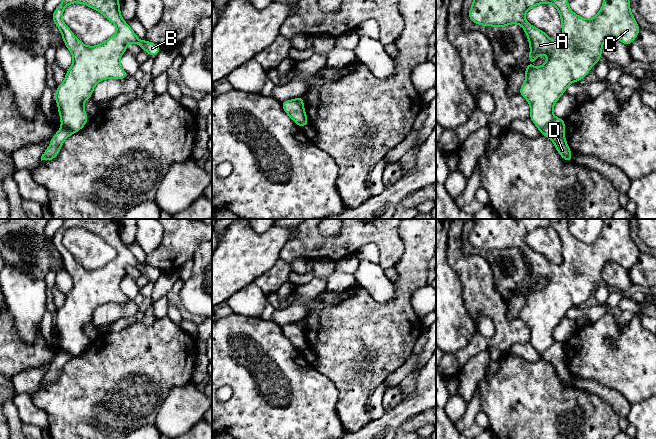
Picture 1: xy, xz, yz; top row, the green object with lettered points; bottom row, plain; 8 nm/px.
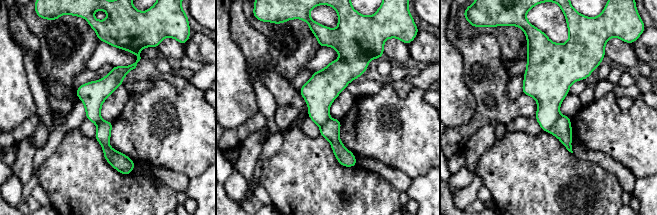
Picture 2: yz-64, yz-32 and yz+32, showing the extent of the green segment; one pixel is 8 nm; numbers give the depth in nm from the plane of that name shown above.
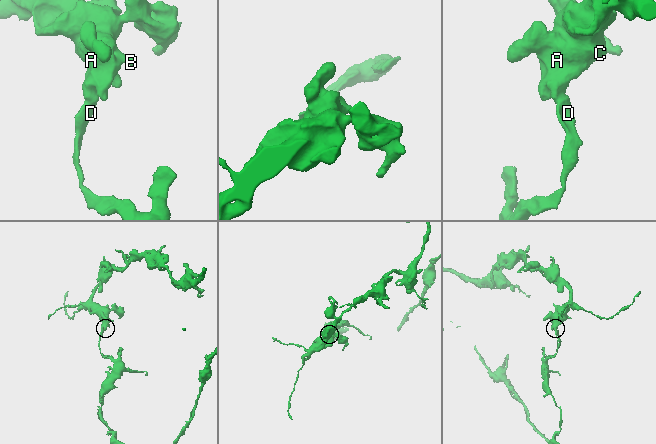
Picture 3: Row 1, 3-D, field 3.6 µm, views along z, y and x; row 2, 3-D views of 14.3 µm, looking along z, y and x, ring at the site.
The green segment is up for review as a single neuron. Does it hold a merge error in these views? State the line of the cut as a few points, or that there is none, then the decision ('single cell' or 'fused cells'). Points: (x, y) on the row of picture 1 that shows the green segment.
yz (554, 117), (540, 132) | fused cells

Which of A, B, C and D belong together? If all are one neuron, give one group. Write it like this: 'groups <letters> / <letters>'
groups A B C / D

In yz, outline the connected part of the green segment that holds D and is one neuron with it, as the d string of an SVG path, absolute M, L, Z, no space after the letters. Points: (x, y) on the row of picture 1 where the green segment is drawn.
M554 117L540 132L554 143L555 149L566 162L573 162L572 153L565 139L565 119Z

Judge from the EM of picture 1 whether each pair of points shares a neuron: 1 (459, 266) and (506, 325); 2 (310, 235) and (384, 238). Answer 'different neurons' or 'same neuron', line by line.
1: same neuron
2: same neuron

